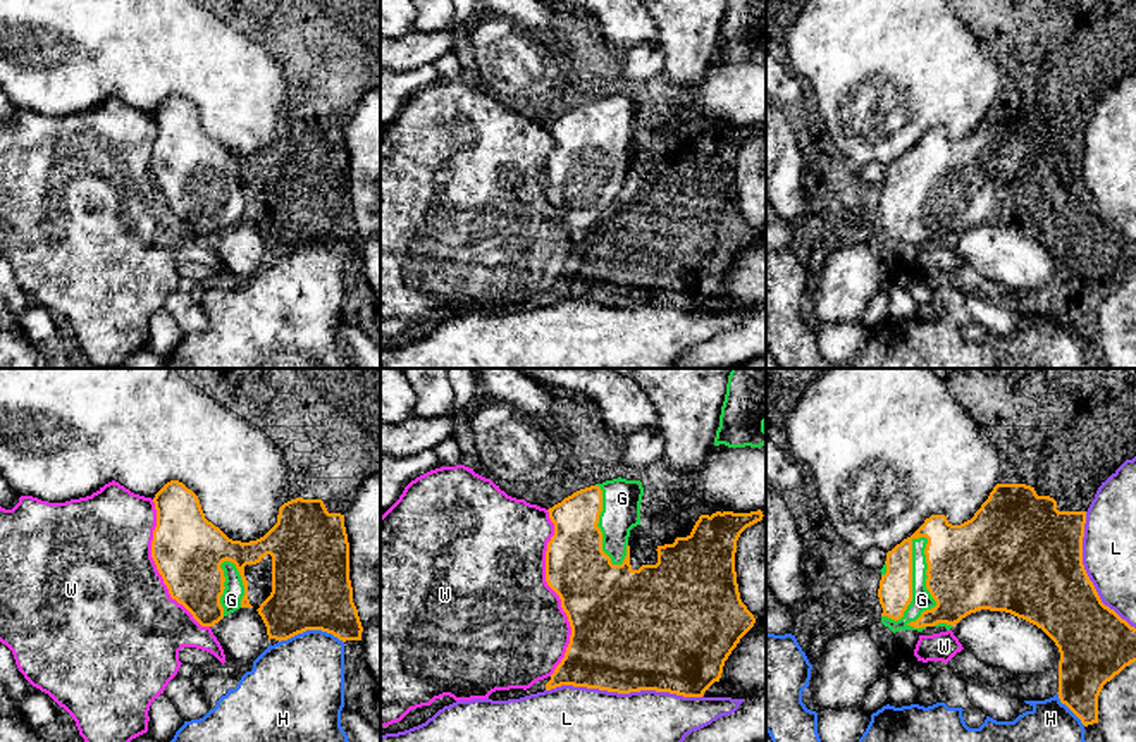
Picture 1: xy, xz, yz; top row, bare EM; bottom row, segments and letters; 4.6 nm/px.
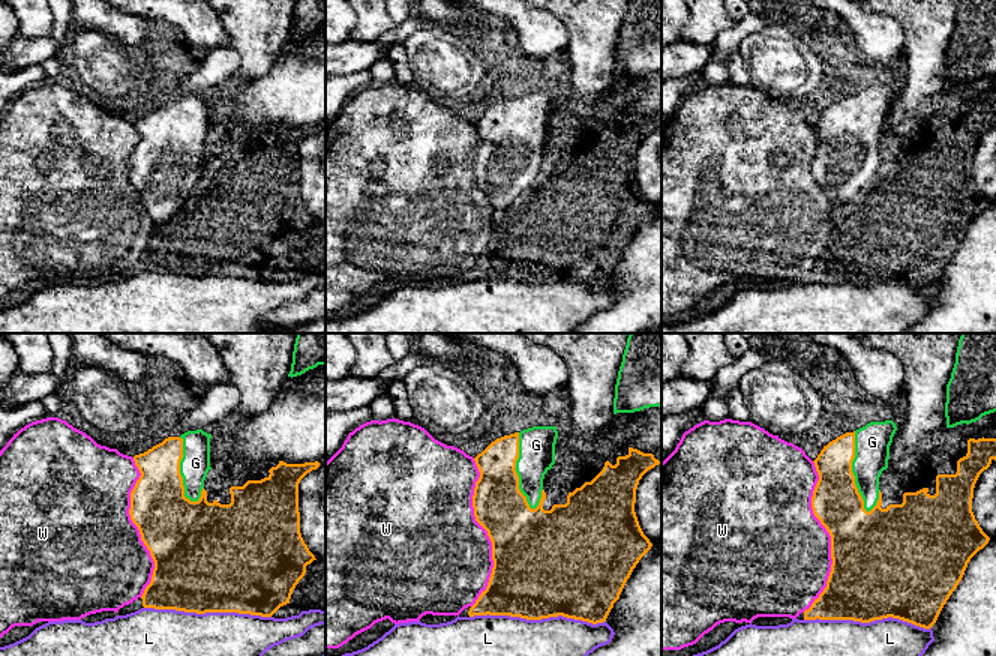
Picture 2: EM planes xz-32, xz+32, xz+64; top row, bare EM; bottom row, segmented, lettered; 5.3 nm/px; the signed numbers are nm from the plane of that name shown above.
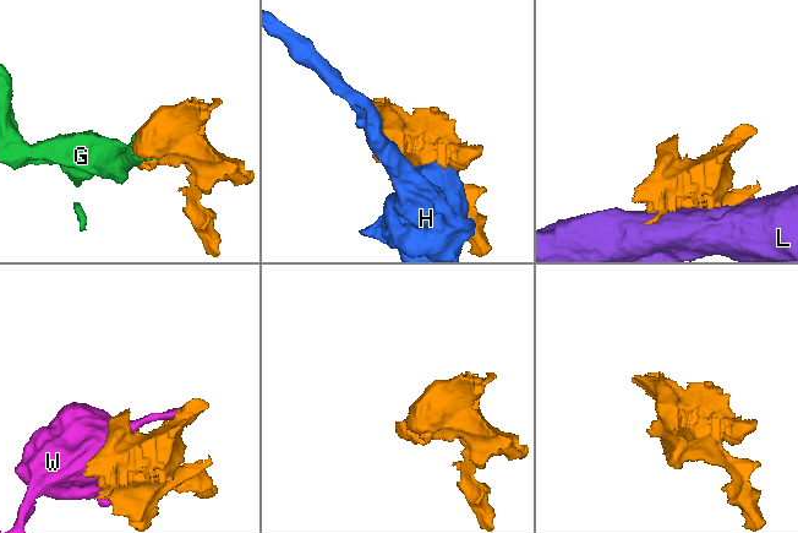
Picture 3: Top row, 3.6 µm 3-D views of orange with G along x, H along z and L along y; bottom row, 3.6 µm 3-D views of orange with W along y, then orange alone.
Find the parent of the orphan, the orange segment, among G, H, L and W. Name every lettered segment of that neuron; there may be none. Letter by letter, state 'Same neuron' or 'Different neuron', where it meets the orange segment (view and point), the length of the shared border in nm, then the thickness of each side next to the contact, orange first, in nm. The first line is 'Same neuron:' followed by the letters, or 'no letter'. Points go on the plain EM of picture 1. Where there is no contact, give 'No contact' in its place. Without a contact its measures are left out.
Same neuron: G
G: Same neuron. Touches orange at yz (926, 200). Shared border 440 nm. Thickness 420 nm (orange) against 100 nm
H: Different neuron. Touches orange at xy (310, 243). Shared border 300 nm. Thickness 360 nm (orange) against 400 nm
L: Different neuron. Touches orange at xz (625, 307). Shared border 750 nm. Thickness 500 nm (orange) against 500 nm
W: Different neuron. Touches orange at xz (555, 205). Shared border 800 nm. Thickness 380 nm (orange) against 480 nm

